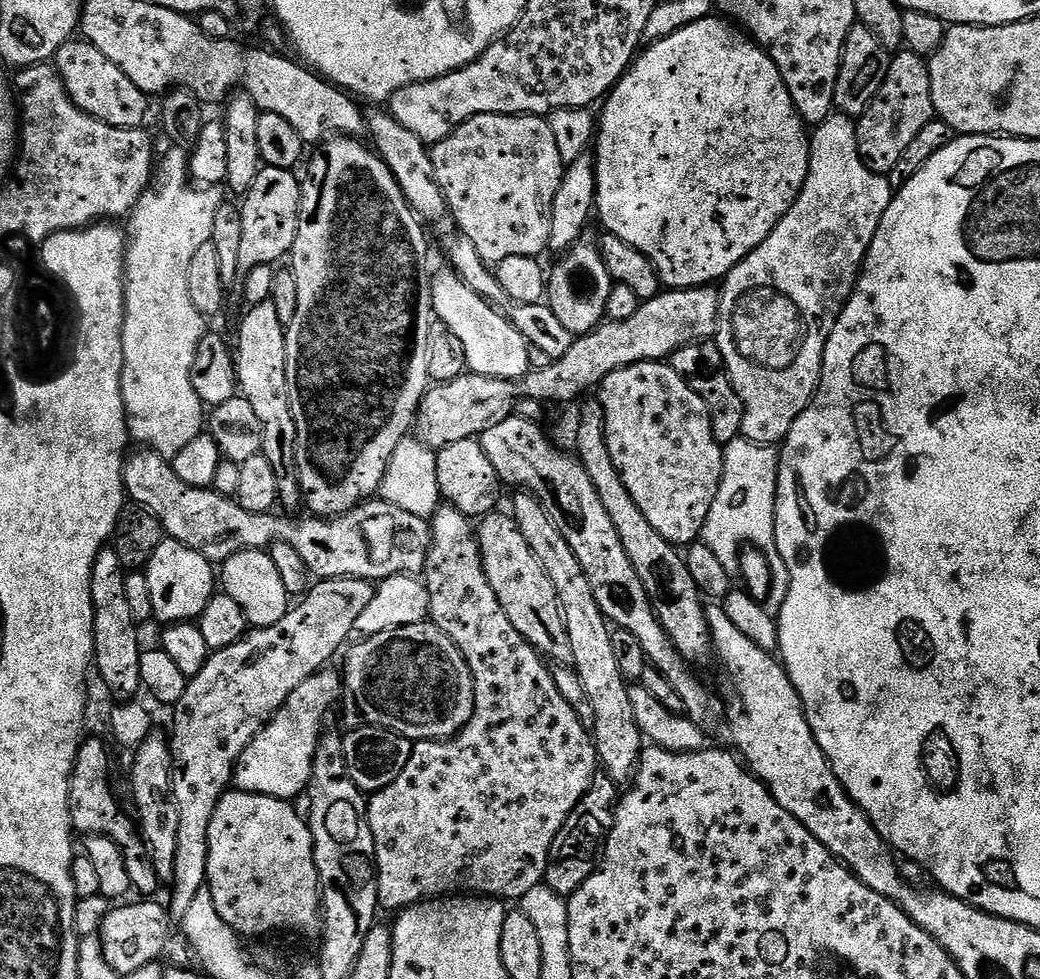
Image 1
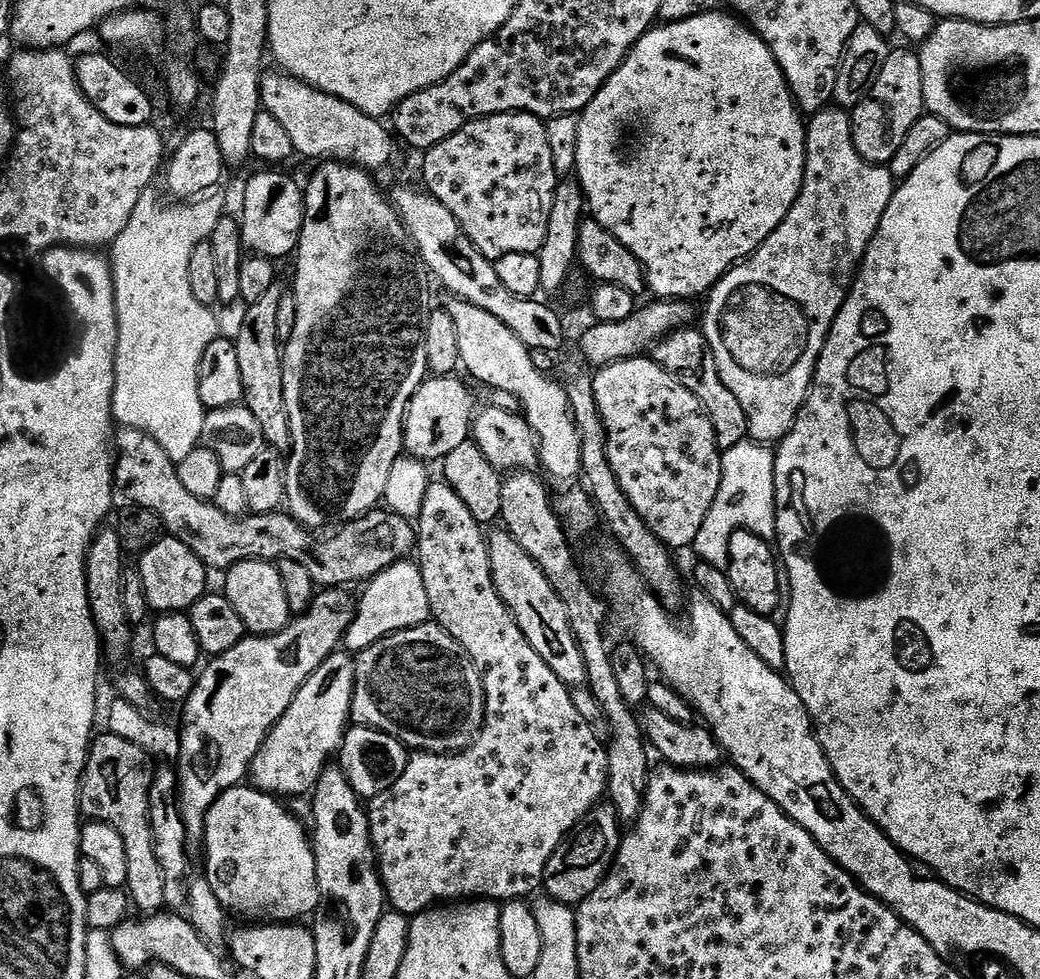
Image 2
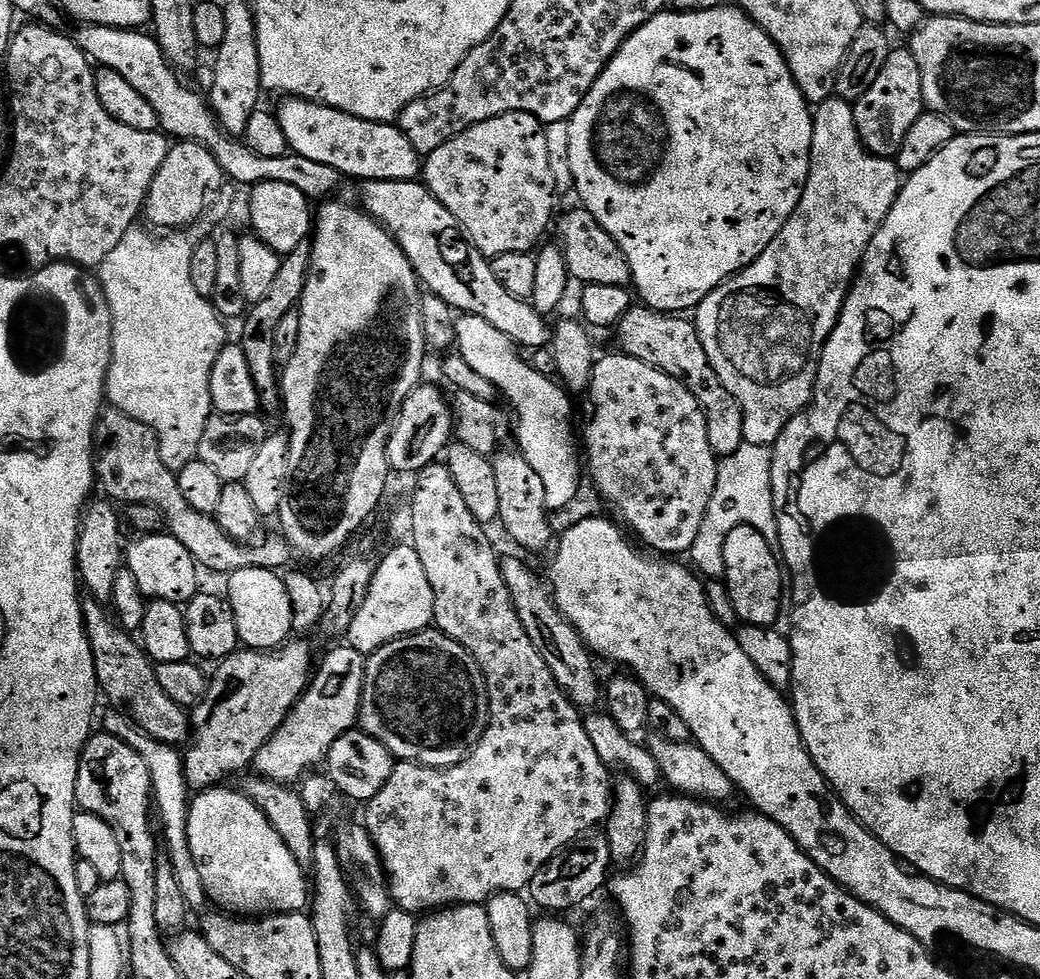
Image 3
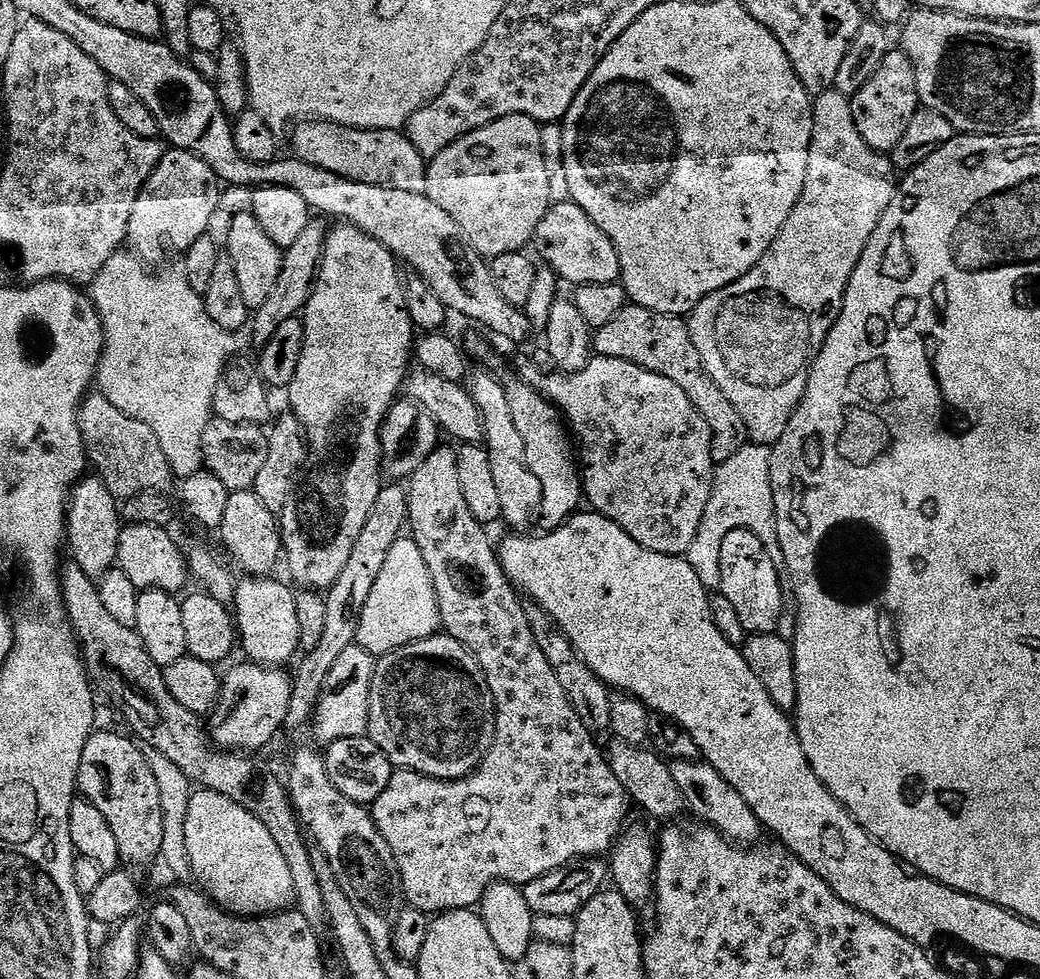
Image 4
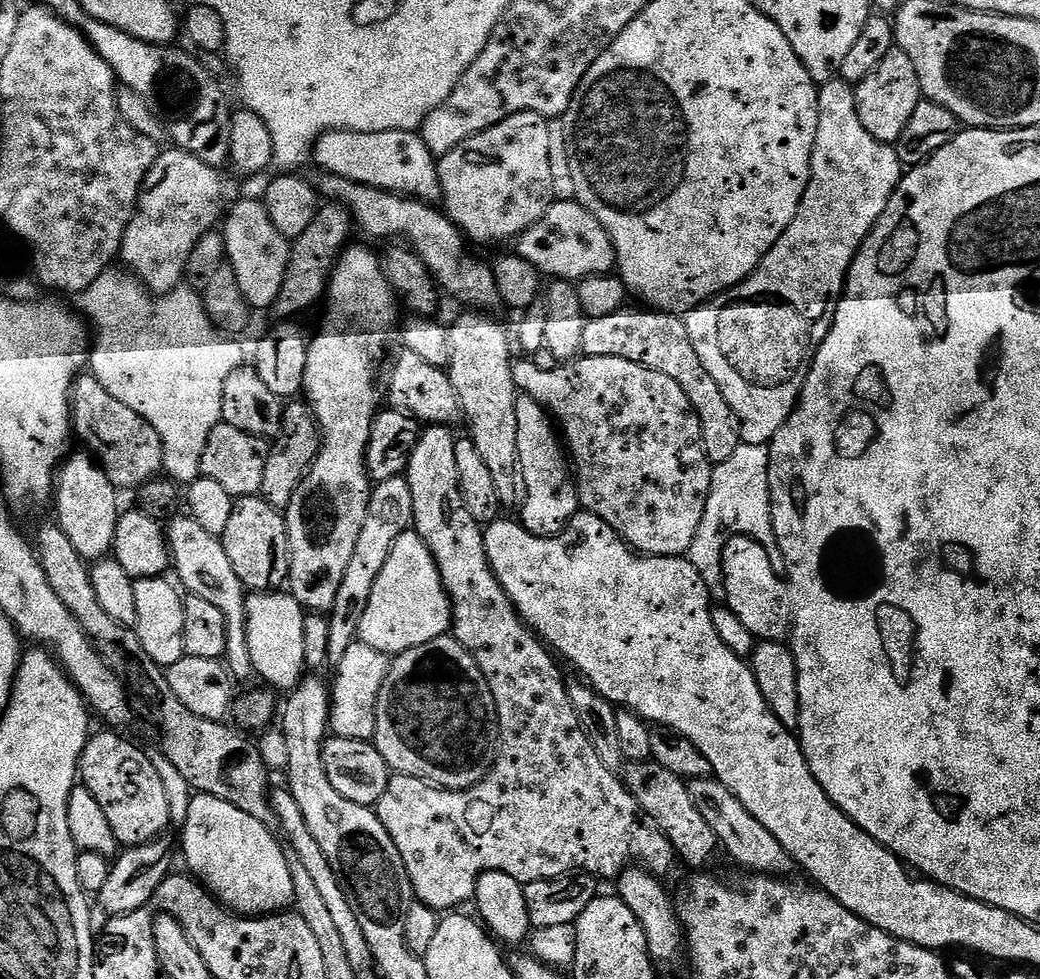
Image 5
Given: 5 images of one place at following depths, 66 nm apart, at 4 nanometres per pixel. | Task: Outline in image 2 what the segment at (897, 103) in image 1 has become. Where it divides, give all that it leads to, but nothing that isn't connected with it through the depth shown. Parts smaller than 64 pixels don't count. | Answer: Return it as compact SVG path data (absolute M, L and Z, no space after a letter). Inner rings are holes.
M893 47L889 51L886 62L882 66L882 74L878 74L878 82L874 82L874 90L870 90L870 94L866 94L866 98L862 98L862 102L858 102L858 106L851 109L850 112L854 146L858 150L858 154L862 154L862 158L871 164L891 165L894 154L898 154L898 149L906 139L906 133L914 127L914 122L918 122L918 118L922 118L926 114L924 91L922 90L922 62L911 47L900 47L904 48Z

